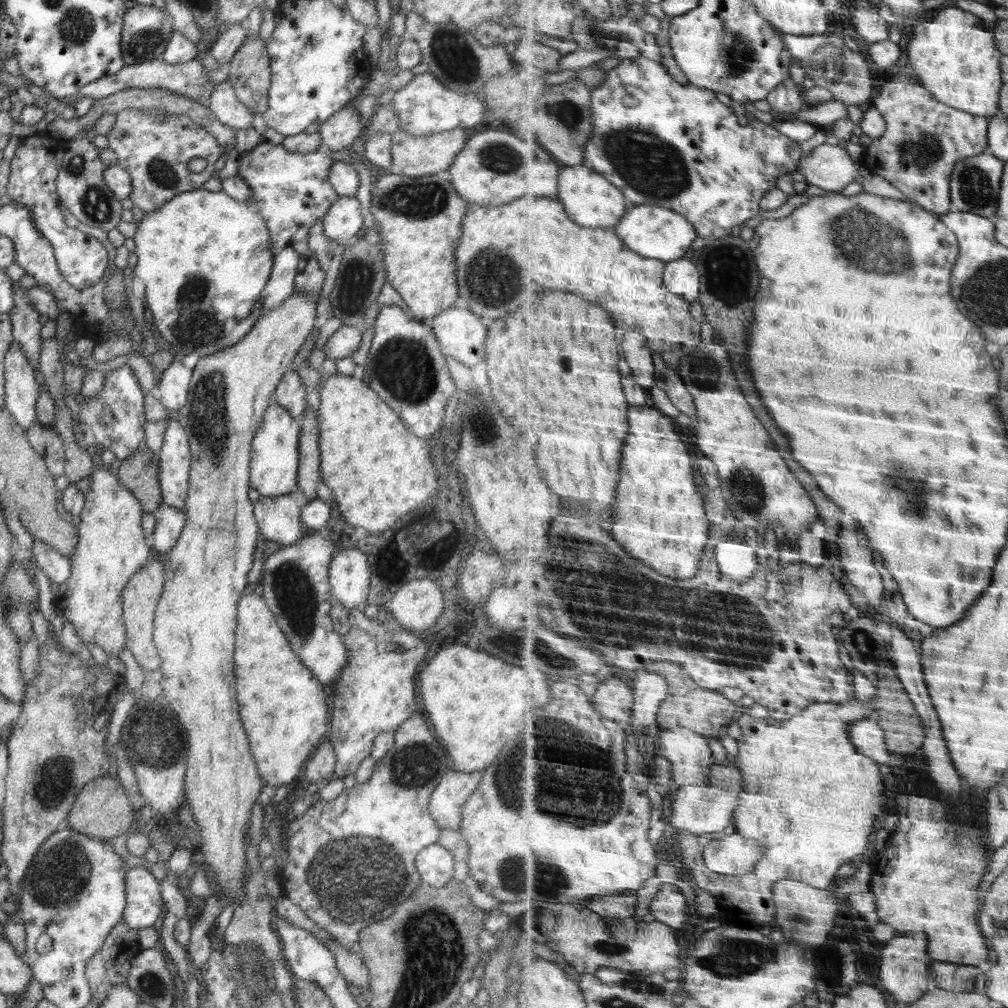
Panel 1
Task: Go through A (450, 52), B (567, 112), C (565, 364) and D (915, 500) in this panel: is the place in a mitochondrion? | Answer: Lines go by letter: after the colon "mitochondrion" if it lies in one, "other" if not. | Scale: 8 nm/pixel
A: mitochondrion
B: mitochondrion
C: other
D: mitochondrion

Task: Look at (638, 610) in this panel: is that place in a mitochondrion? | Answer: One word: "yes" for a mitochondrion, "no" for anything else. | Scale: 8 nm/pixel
yes

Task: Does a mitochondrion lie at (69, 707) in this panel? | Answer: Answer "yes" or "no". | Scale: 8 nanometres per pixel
no

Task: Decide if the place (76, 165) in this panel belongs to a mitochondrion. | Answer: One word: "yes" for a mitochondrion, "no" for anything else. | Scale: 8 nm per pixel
yes

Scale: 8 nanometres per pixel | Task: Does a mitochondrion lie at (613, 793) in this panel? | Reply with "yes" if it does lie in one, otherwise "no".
yes

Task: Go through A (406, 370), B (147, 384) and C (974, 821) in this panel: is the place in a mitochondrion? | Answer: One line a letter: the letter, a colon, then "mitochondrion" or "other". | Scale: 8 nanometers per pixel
A: mitochondrion
B: other
C: other

